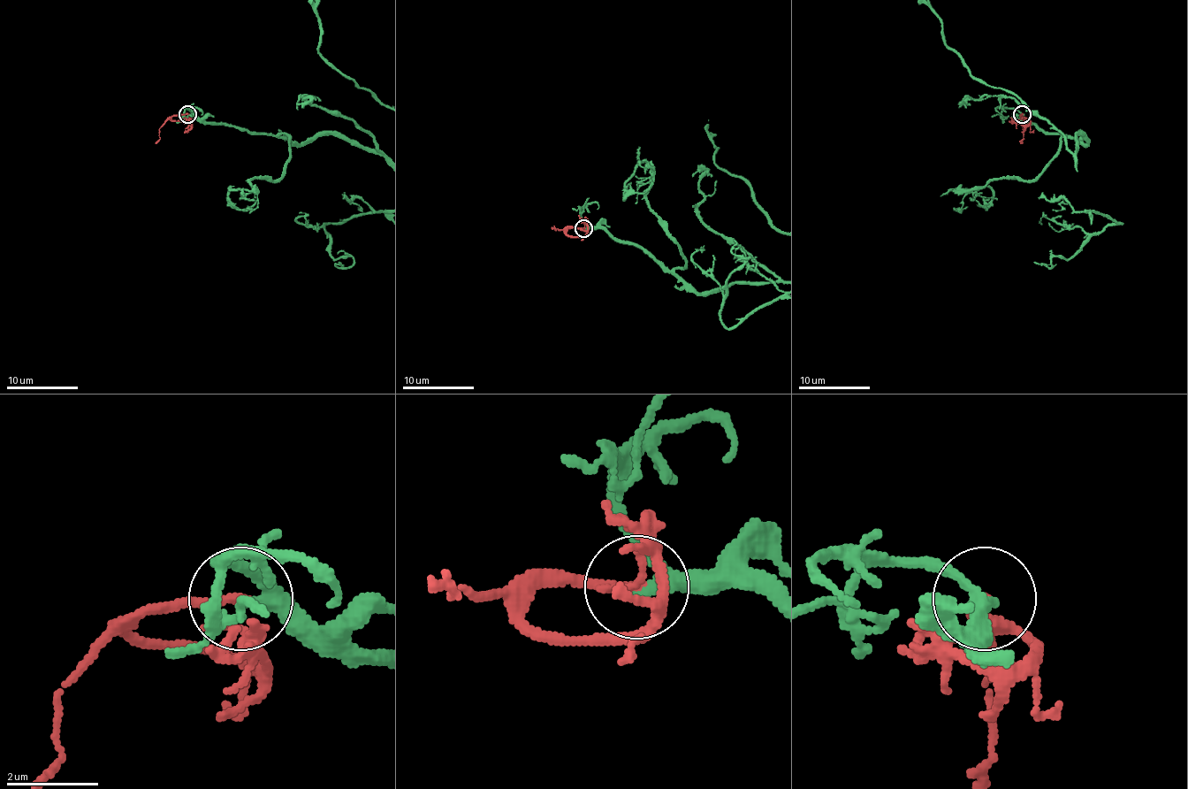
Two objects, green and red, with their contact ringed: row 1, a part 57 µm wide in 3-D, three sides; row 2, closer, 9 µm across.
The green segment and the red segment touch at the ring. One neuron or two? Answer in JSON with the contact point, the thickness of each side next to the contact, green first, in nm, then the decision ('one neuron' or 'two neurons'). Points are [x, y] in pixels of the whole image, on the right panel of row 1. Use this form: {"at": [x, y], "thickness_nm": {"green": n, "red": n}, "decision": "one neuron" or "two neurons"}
{"at": [1022, 114], "thickness_nm": {"green": 220, "red": 200}, "decision": "one neuron"}

